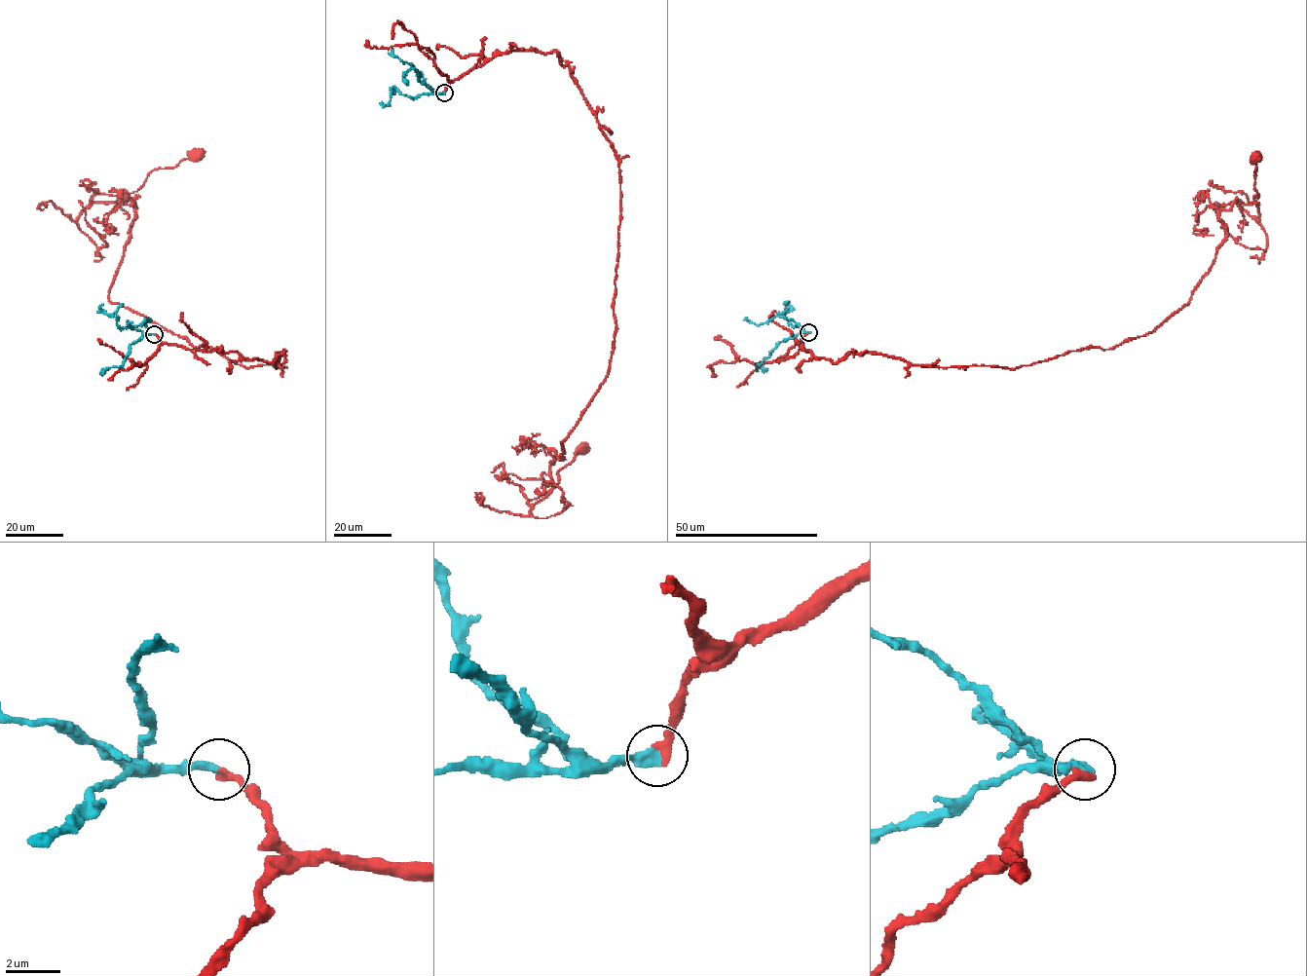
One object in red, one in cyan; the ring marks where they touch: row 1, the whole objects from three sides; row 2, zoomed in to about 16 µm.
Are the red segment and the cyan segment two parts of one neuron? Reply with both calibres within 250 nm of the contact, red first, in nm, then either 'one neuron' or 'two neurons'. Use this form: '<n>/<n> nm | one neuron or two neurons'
320/340 nm | one neuron

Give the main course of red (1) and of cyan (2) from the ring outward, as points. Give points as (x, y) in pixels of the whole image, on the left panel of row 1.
1: (155, 334), (273, 363), (281, 353), (244, 367), (109, 301), (136, 207), (92, 197), (131, 193), (198, 153)
2: (155, 334), (145, 334), (130, 344), (121, 366), (109, 366), (102, 371)

